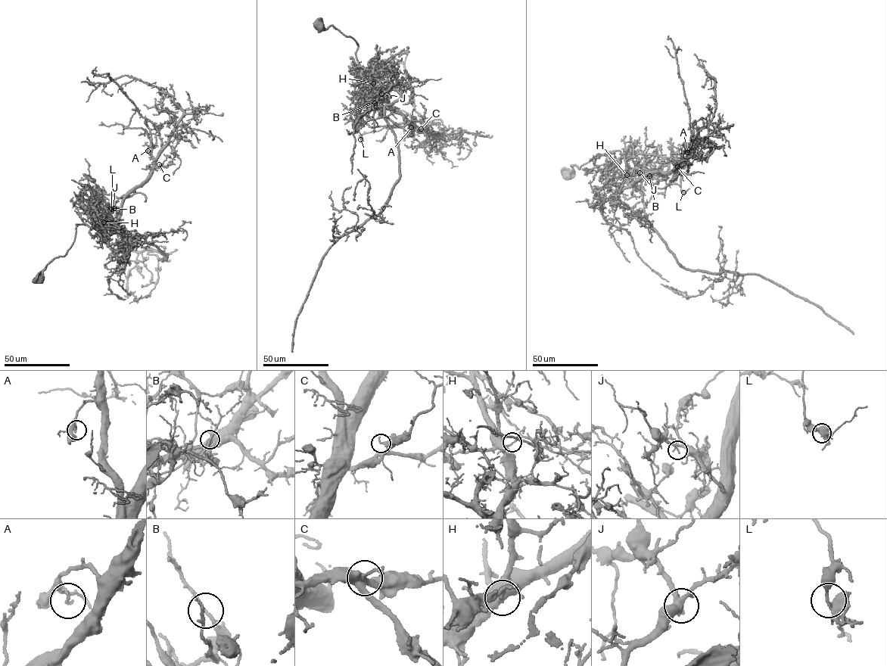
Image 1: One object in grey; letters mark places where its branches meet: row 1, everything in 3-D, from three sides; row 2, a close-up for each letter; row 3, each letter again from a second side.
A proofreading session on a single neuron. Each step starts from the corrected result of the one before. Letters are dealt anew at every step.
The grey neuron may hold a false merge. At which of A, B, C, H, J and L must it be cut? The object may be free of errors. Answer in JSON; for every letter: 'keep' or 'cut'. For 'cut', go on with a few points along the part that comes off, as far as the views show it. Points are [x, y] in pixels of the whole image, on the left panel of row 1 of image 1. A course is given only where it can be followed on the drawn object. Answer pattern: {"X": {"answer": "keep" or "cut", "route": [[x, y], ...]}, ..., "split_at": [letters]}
{"A": {"answer": "keep"}, "B": {"answer": "keep"}, "C": {"answer": "keep"}, "H": {"answer": "cut", "route": [[104, 222], [94, 219], [92, 212], [96, 187], [120, 197], [144, 194], [144, 200]]}, "J": {"answer": "keep"}, "L": {"answer": "keep"}, "split_at": ["H"]}

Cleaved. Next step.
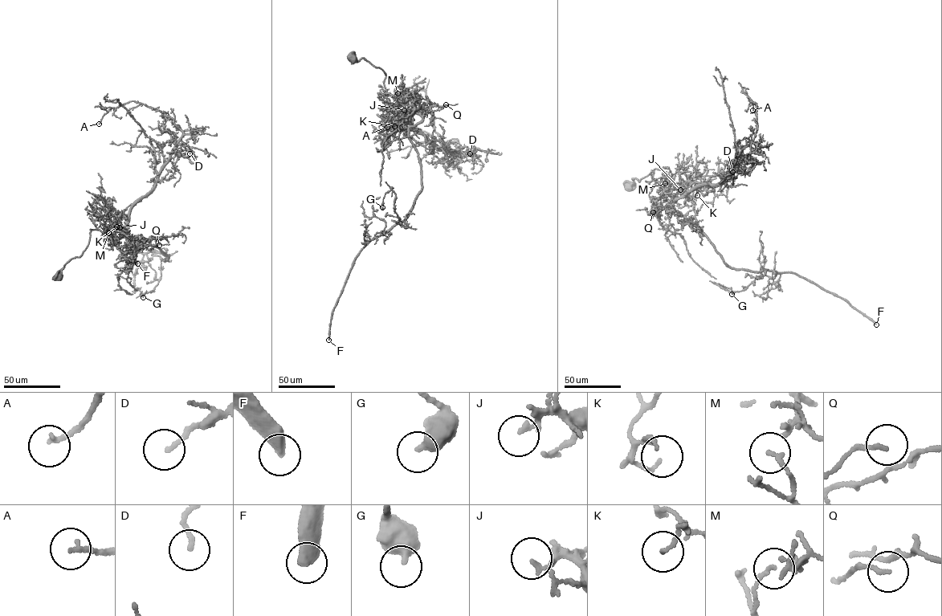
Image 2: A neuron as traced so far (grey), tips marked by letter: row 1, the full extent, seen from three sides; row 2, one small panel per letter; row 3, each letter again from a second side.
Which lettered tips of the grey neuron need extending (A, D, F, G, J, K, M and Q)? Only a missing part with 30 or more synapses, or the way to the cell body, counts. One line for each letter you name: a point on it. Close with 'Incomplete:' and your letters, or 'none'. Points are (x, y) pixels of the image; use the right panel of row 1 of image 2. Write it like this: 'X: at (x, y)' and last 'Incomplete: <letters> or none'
D: at (732, 172)
F: at (876, 324)
Incomplete: D, F

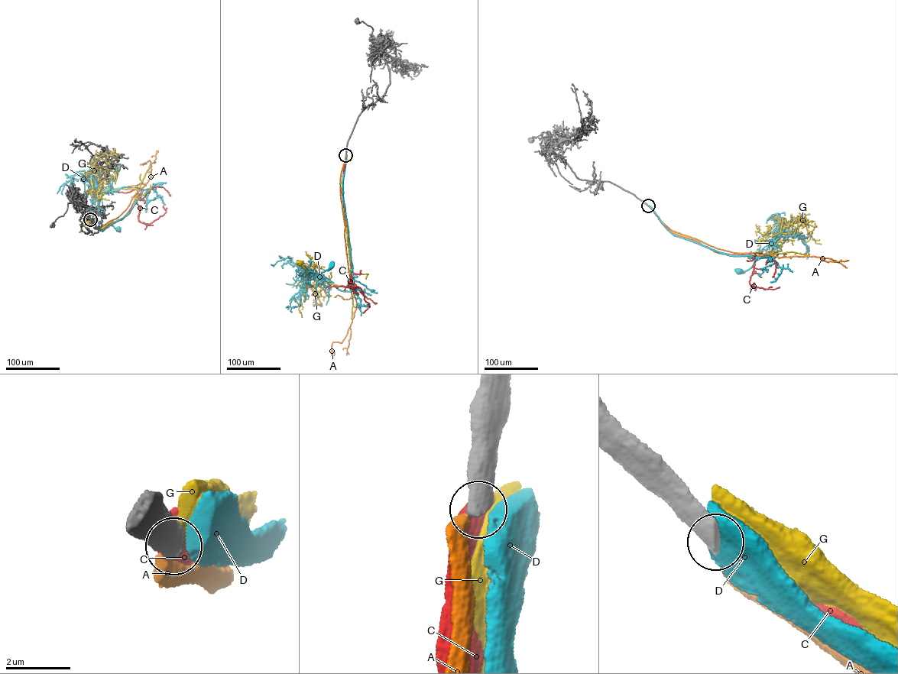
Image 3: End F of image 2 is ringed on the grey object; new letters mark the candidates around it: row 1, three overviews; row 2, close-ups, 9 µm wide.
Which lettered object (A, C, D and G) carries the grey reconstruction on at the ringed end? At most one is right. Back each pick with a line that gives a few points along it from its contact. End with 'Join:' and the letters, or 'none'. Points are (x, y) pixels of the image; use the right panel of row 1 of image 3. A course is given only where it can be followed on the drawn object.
Join: none

